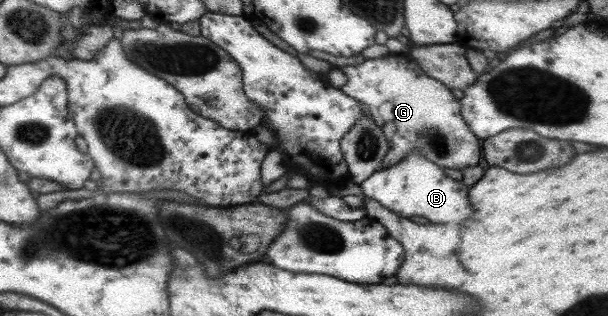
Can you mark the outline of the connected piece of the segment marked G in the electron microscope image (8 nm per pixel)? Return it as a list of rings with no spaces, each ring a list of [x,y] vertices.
[[[389,53],[380,58],[367,58],[363,63],[339,66],[338,68],[347,76],[347,81],[338,88],[345,95],[353,97],[354,100],[365,105],[369,117],[376,121],[387,138],[389,151],[382,161],[385,168],[397,165],[414,151],[418,151],[421,157],[426,157],[444,169],[462,170],[476,166],[481,161],[482,142],[465,123],[461,115],[462,103],[460,100],[453,96],[446,85],[429,77],[408,54]]]

